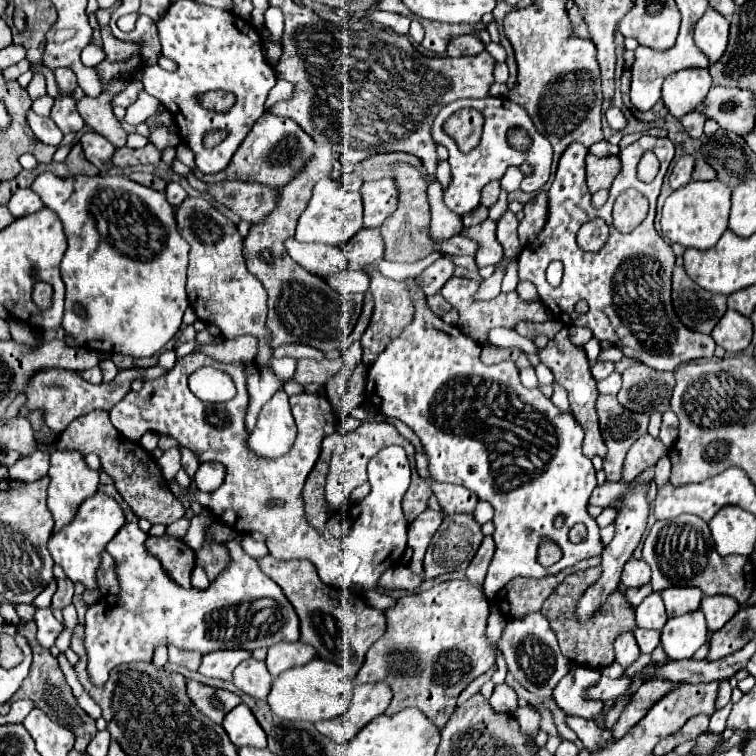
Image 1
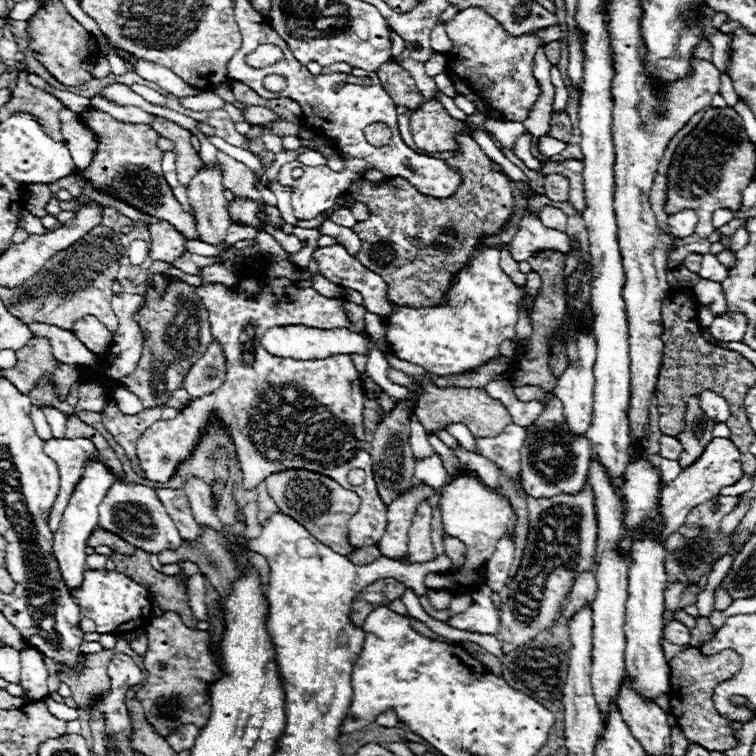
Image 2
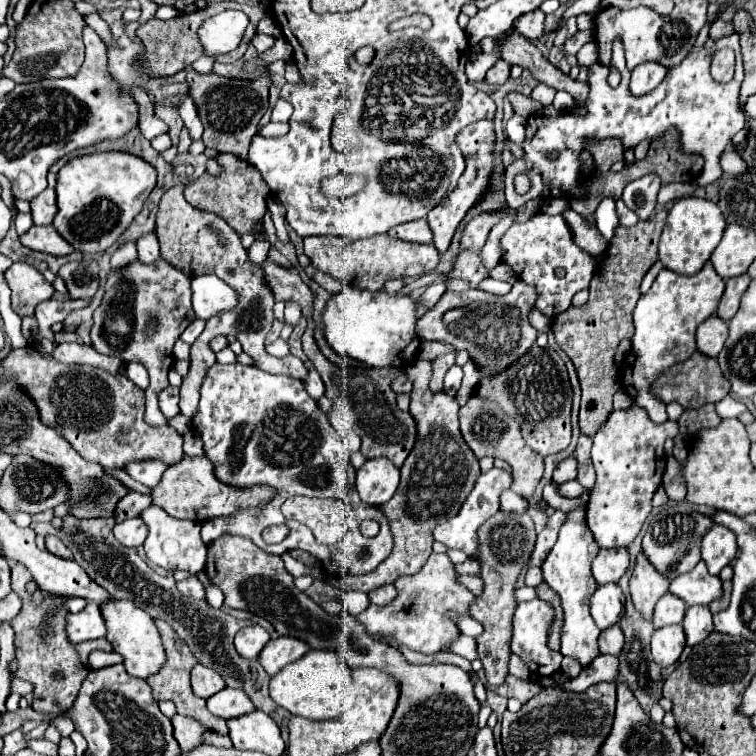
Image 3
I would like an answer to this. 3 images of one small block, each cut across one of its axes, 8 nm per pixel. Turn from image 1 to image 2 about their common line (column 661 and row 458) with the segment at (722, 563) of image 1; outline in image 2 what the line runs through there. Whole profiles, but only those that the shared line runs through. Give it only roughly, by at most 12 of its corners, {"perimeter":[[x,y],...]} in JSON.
{"perimeter":[[548,398],[526,428],[522,484],[534,498],[578,492],[592,448]]}

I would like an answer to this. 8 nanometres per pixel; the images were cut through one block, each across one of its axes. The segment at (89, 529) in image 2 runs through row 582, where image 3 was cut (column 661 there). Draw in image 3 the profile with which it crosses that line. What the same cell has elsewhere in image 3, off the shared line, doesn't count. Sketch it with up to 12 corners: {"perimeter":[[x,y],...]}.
{"perimeter":[[656,62],[636,66],[630,94],[644,96],[664,80],[666,68]]}

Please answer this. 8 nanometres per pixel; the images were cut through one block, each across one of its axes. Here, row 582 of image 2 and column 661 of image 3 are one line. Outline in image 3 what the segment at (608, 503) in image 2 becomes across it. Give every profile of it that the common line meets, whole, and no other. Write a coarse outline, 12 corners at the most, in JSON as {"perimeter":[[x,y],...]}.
{"perimeter":[[666,592],[654,608],[656,628],[680,624],[686,604]]}

